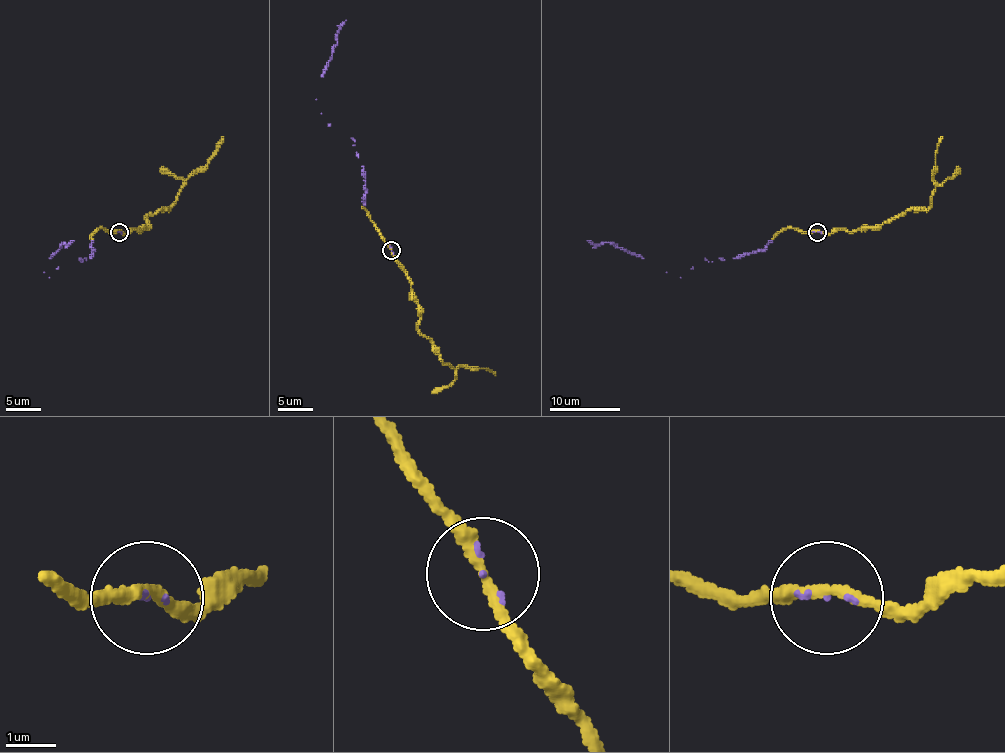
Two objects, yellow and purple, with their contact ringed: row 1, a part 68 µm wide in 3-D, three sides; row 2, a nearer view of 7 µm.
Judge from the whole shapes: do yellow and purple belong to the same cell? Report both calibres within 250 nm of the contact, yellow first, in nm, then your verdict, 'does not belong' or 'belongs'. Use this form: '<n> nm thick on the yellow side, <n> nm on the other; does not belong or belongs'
240 nm thick on the yellow side, 60 nm on the other; belongs

